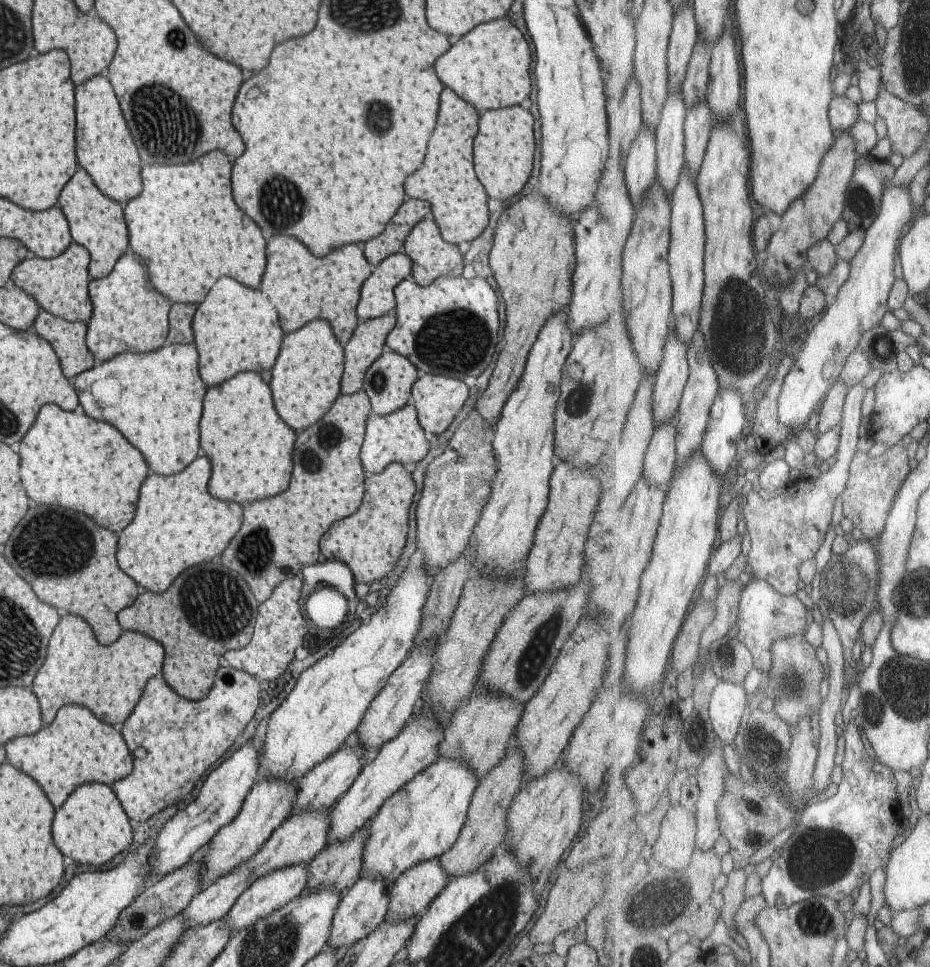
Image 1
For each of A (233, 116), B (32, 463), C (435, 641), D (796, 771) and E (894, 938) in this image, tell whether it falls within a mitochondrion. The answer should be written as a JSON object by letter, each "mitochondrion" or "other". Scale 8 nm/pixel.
{"A":"other","B":"other","C":"other","D":"other","E":"other"}

